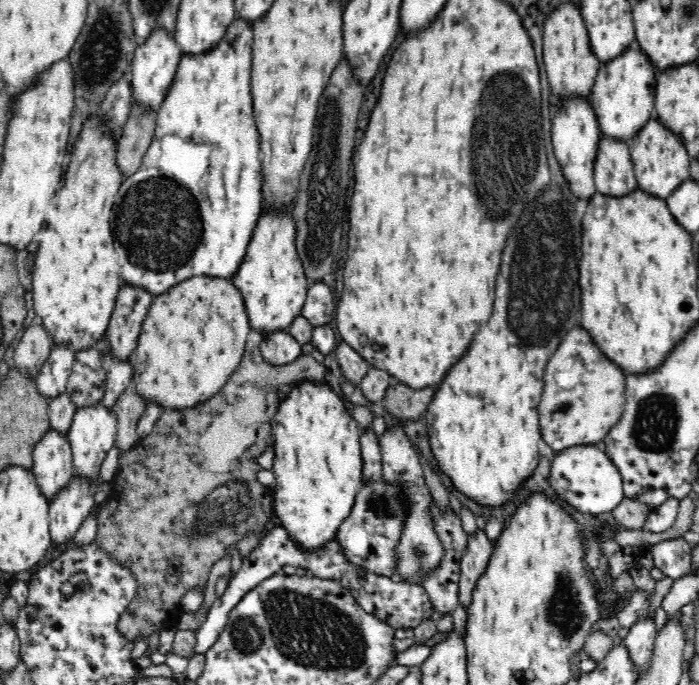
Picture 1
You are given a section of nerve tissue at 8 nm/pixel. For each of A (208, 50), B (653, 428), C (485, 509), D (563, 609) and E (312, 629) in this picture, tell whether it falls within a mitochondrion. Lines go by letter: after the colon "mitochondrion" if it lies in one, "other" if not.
A: other
B: mitochondrion
C: other
D: mitochondrion
E: mitochondrion

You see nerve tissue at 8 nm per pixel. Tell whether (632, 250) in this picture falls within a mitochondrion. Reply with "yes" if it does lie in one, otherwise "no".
no

